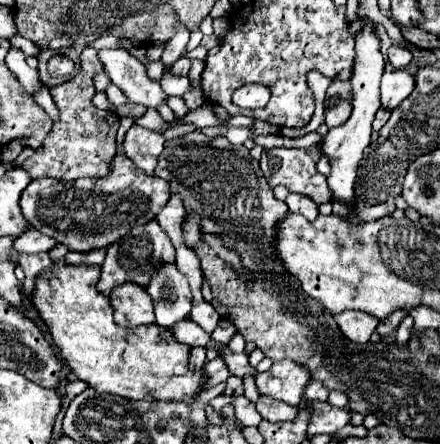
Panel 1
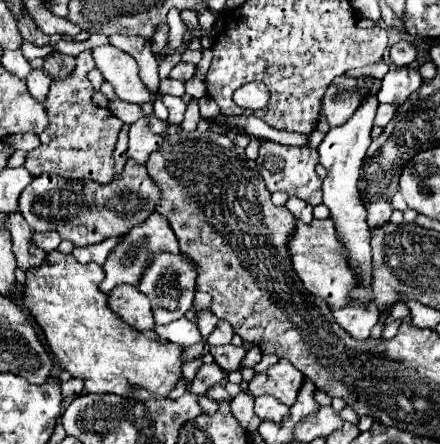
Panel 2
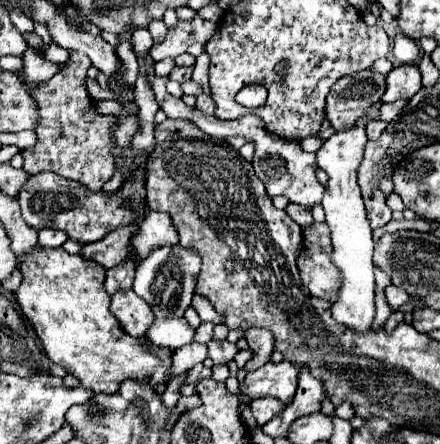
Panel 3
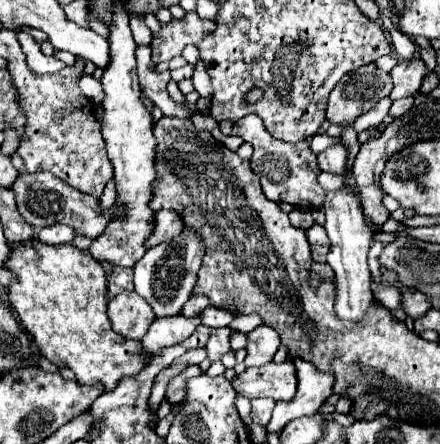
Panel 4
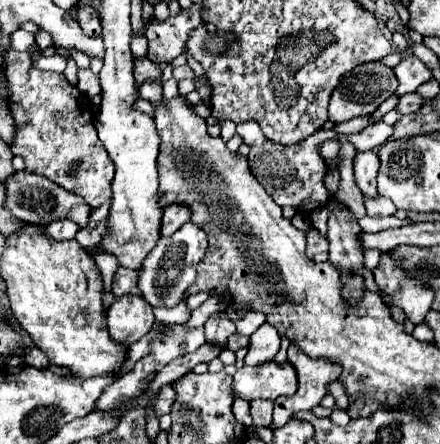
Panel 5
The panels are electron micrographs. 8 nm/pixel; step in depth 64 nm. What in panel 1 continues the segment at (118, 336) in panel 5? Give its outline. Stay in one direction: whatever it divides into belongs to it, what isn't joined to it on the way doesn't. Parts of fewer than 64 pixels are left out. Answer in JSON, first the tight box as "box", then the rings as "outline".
{"box":[110,284,154,326],"outline":[[[120,284],[110,294],[114,320],[120,326],[154,324],[154,306],[150,294],[138,284]]]}

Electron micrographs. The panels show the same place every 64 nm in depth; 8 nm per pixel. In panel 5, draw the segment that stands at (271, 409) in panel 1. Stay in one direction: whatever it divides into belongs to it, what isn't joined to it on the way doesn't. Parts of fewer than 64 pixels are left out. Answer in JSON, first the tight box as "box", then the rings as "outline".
{"box":[250,400,272,426],"outline":[[[252,400],[250,402],[250,416],[256,426],[270,426],[272,424],[272,400]]]}

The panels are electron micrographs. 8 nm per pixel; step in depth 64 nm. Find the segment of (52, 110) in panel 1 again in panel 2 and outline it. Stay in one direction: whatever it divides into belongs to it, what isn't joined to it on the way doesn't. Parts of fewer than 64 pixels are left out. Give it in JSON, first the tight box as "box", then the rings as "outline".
{"box":[26,68,50,104],"outline":[[[34,68],[30,72],[30,76],[26,78],[26,86],[28,86],[28,92],[40,102],[44,104],[46,100],[46,94],[48,94],[48,86],[50,86],[50,76],[46,72],[42,72],[42,68]]]}

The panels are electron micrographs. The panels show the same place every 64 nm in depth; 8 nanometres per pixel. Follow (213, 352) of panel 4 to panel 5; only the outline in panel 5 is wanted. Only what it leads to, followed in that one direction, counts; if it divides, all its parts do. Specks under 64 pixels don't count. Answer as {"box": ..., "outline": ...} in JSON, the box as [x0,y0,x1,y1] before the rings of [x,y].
{"box":[204,312,236,344],"outline":[[[214,312],[204,324],[204,328],[206,328],[206,340],[212,340],[212,344],[224,344],[226,338],[236,332],[236,326],[228,320],[224,312]]]}

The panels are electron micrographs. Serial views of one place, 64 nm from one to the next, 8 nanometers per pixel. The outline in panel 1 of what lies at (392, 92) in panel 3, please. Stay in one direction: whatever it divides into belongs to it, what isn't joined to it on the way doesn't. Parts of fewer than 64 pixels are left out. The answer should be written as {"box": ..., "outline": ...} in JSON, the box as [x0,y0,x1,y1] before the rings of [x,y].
{"box":[380,70,414,108],"outline":[[[386,70],[382,76],[380,96],[384,96],[382,106],[396,108],[404,98],[408,98],[414,90],[414,76],[406,70]]]}

